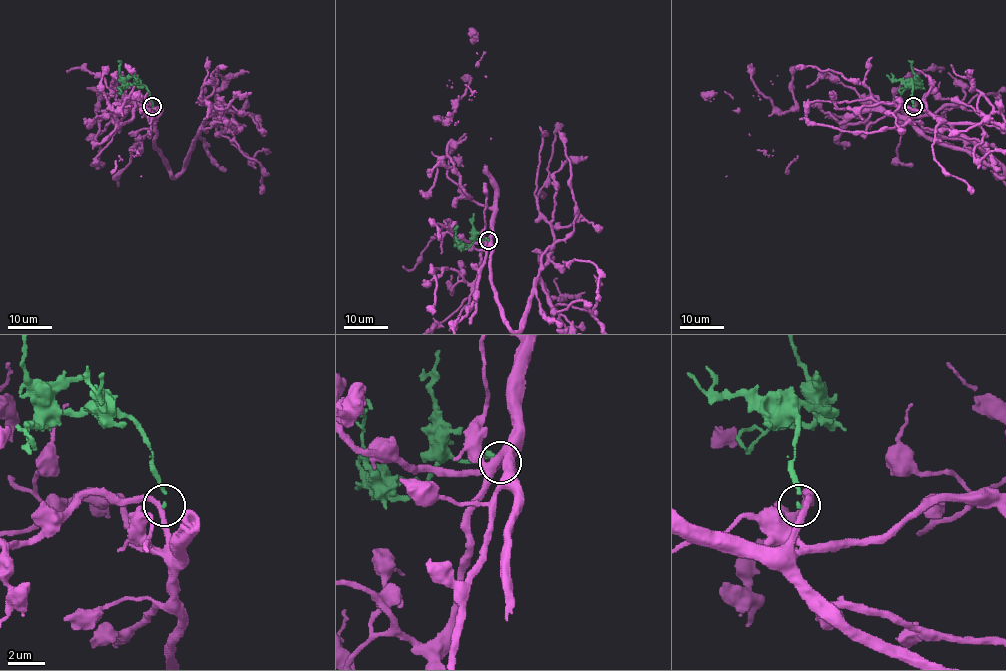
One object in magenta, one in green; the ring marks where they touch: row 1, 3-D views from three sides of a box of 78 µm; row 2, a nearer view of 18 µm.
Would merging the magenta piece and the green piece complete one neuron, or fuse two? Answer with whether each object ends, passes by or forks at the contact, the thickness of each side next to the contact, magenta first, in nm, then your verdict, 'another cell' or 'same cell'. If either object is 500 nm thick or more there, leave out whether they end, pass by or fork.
magenta passes by; green ends; calibres 280 and 160 nm; another cell

